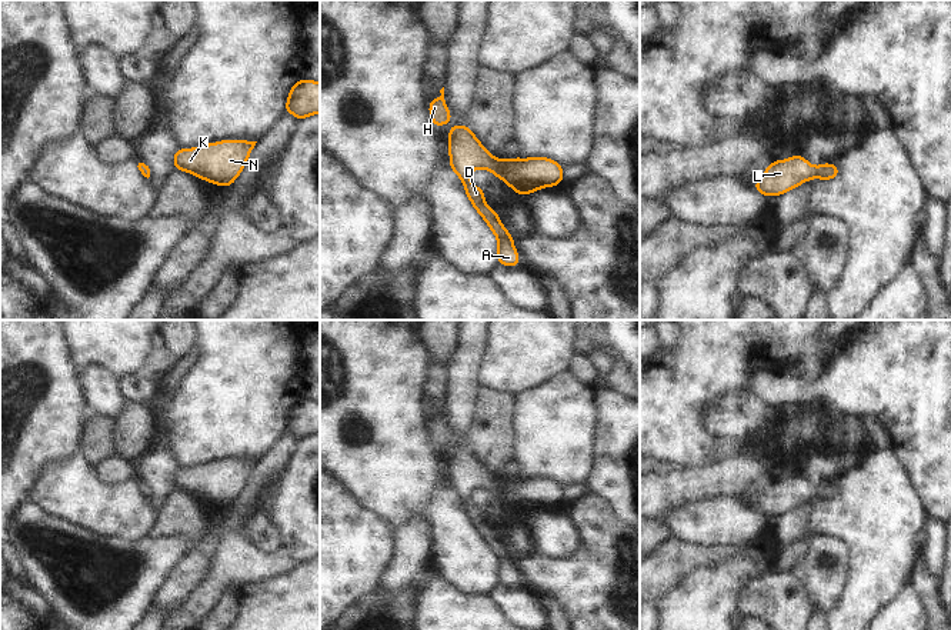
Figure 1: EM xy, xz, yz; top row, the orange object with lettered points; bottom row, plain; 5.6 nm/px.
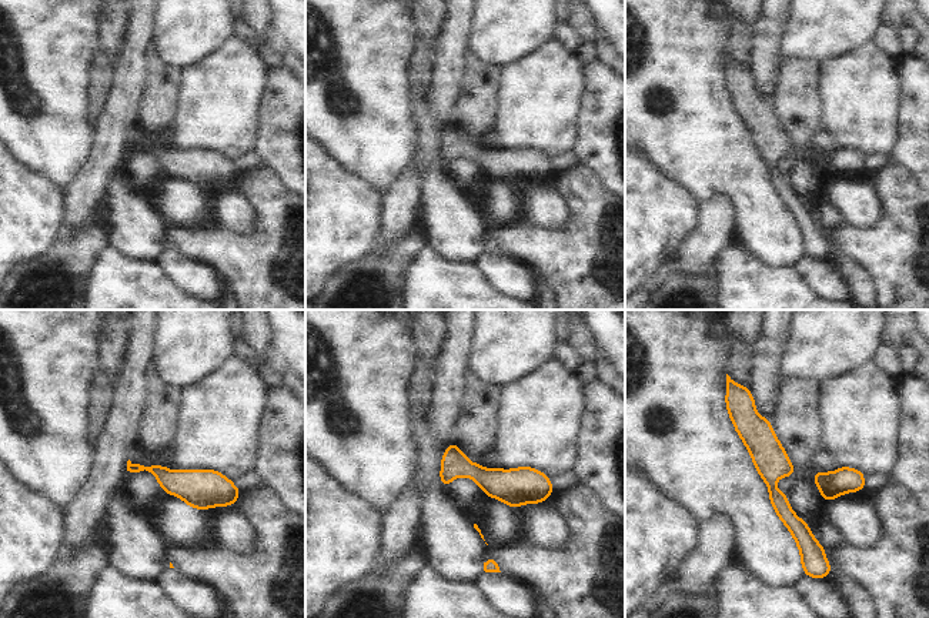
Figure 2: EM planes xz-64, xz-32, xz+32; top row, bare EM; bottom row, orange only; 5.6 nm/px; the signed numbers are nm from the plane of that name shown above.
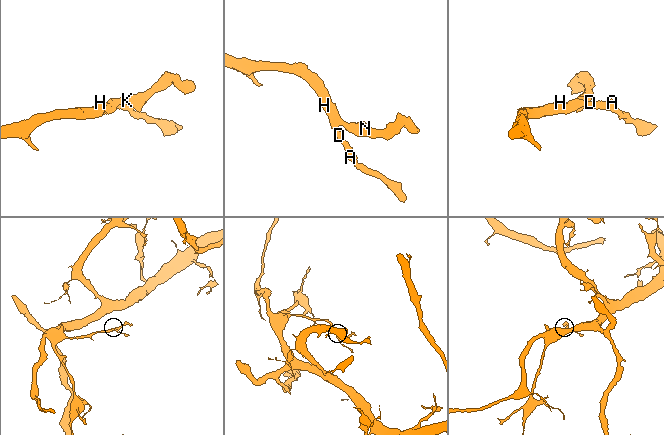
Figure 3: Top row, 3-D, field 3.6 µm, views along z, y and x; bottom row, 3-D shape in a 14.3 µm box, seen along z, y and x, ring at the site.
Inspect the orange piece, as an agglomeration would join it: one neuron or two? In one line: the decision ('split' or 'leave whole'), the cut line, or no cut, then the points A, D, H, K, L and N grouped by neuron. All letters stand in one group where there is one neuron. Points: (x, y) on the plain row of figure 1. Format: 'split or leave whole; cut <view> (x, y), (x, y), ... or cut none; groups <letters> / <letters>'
leave whole; cut none; groups A D H K L N

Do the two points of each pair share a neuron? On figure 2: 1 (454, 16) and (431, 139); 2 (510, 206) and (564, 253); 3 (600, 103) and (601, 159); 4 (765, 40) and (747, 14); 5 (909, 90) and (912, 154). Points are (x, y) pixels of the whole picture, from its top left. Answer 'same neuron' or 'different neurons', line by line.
1: same neuron
2: different neurons
3: same neuron
4: different neurons
5: same neuron

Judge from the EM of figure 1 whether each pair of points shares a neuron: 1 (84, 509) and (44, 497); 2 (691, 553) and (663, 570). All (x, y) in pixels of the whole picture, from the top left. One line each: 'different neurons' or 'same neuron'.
1: same neuron
2: same neuron

